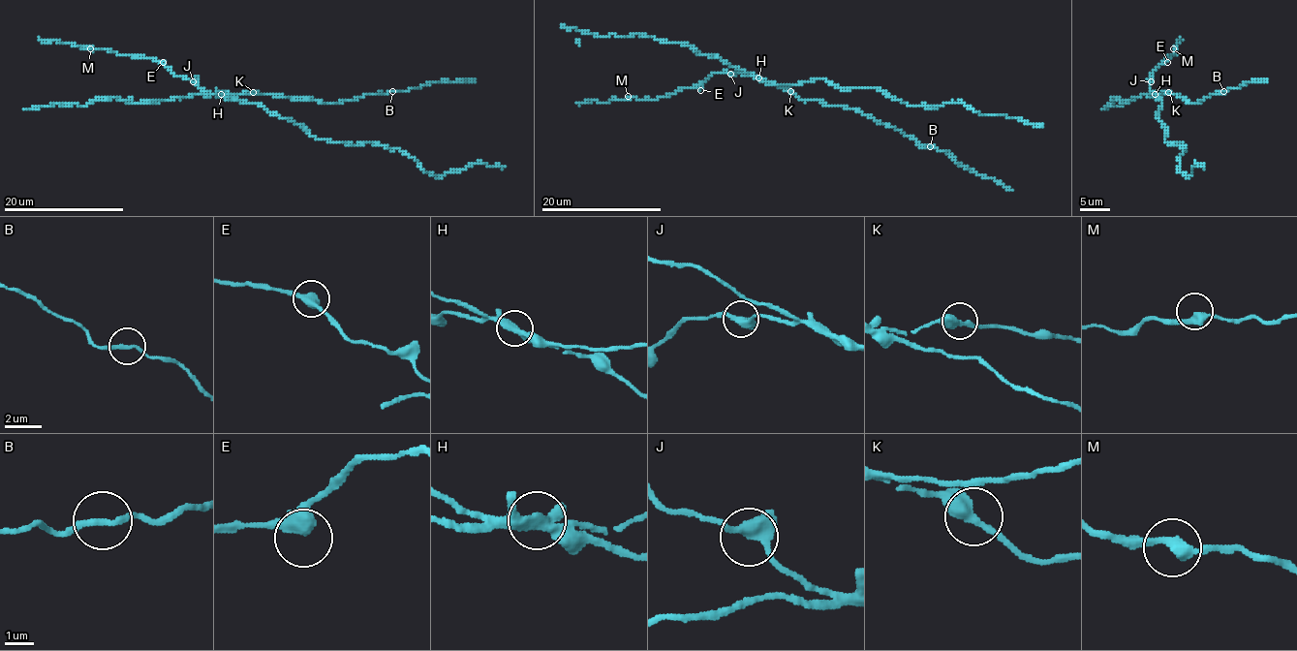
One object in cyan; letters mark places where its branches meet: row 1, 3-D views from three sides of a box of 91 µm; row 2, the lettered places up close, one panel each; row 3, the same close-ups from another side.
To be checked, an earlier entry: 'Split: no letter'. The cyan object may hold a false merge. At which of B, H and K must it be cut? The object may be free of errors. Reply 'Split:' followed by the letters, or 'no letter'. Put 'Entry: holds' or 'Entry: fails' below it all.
Split: no letter
Entry: holds

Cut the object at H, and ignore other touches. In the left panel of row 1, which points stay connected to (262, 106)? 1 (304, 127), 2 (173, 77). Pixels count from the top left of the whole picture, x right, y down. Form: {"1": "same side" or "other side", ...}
{"1": "same side", "2": "same side"}

